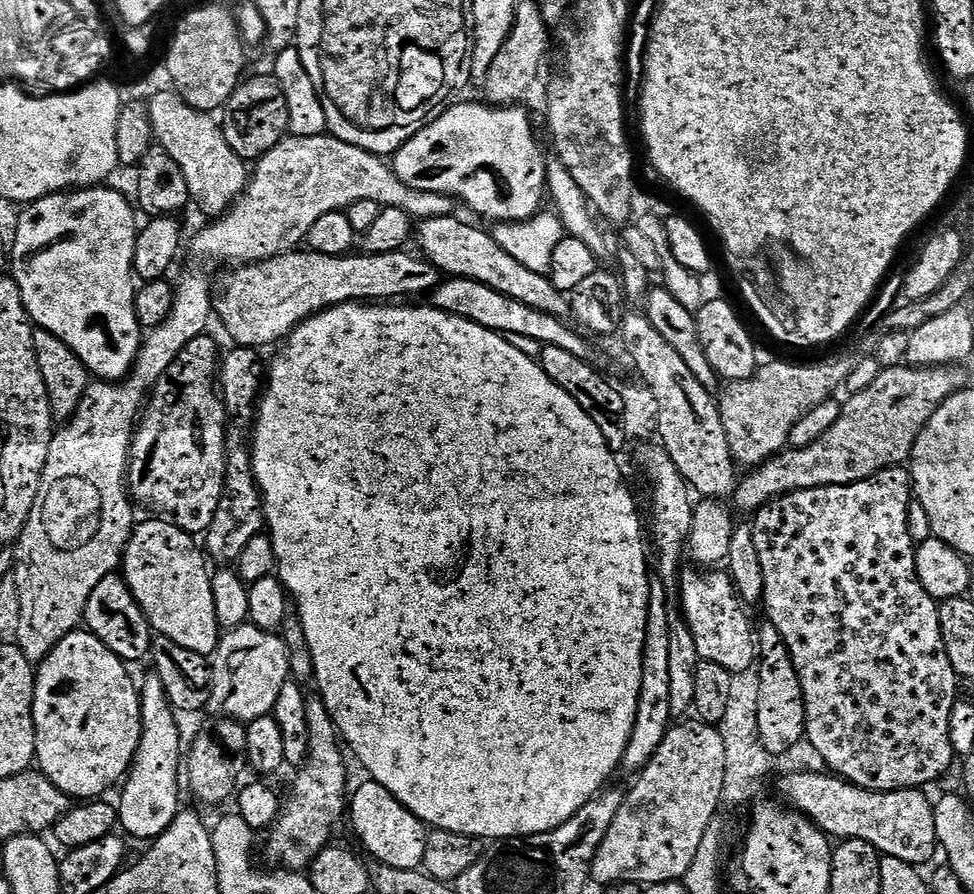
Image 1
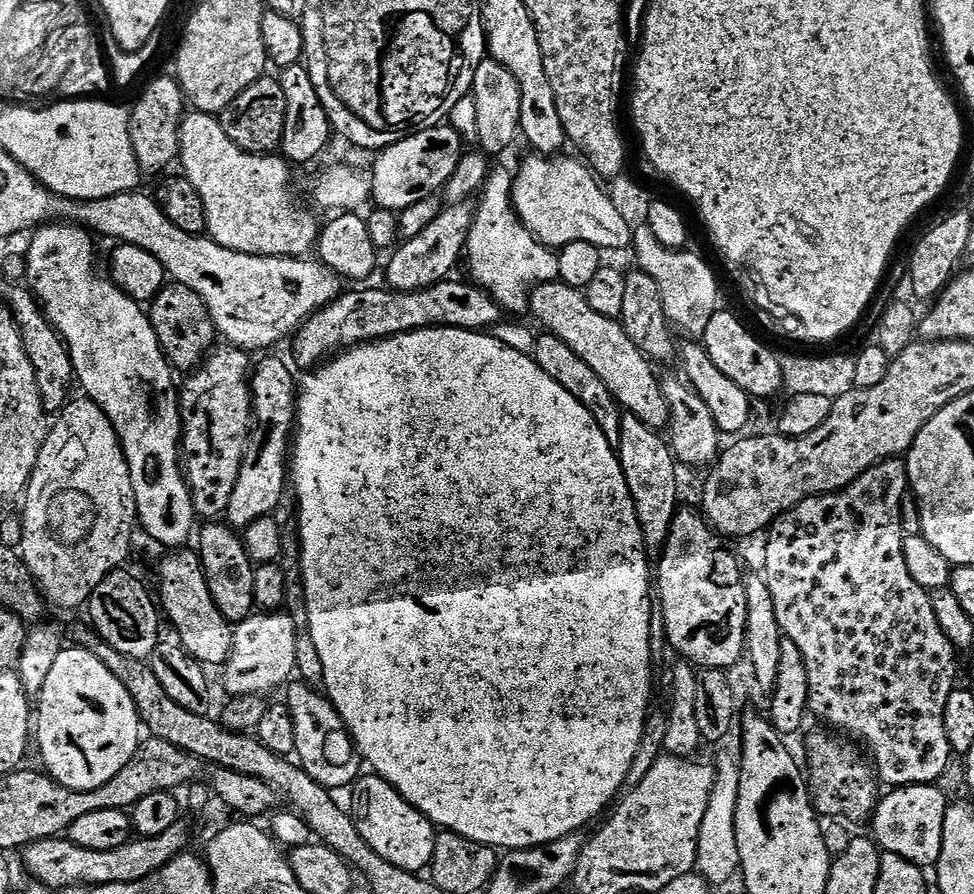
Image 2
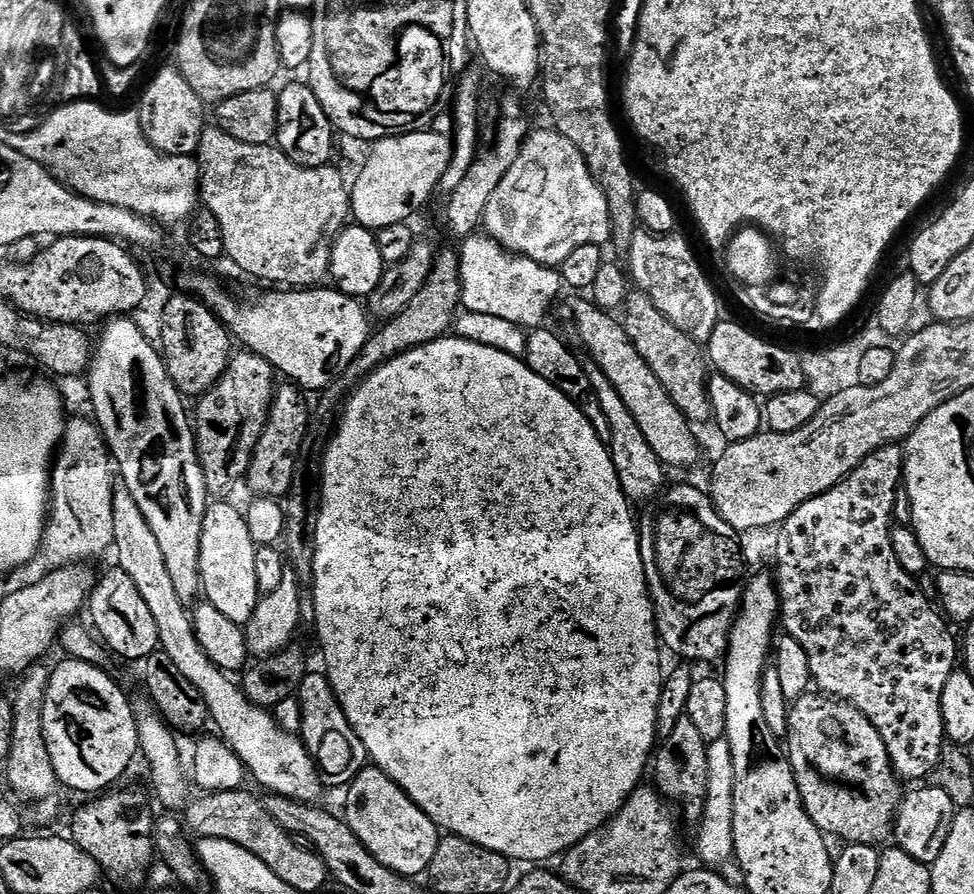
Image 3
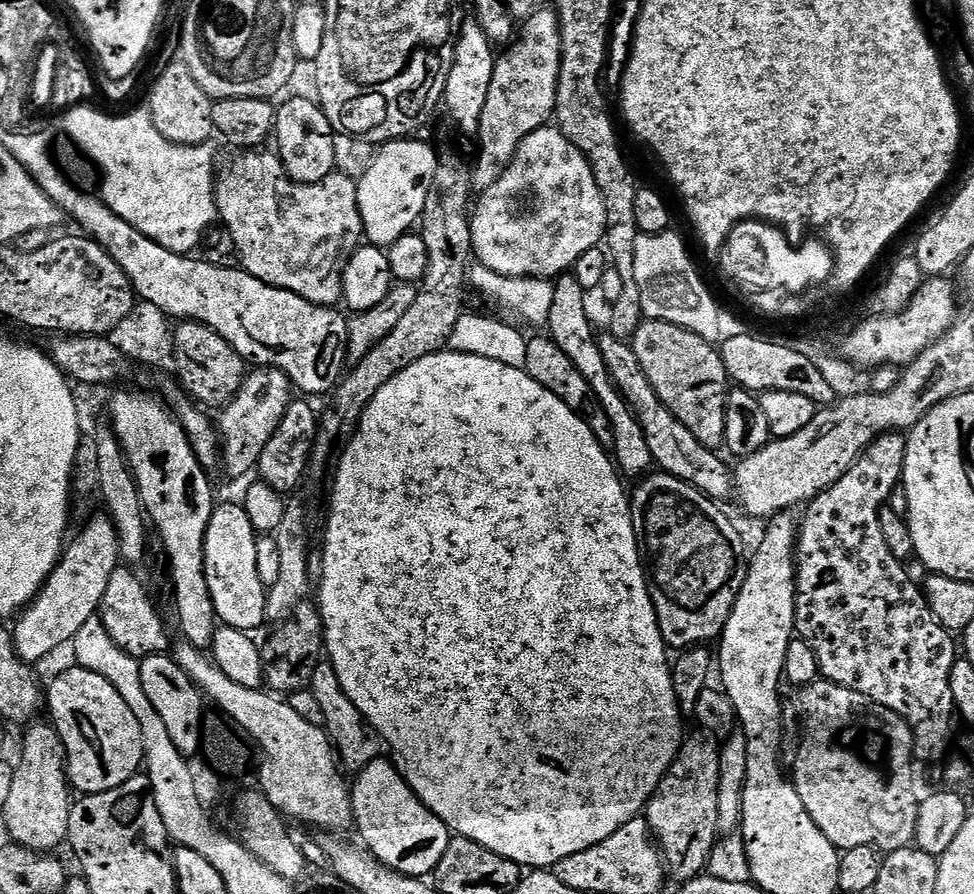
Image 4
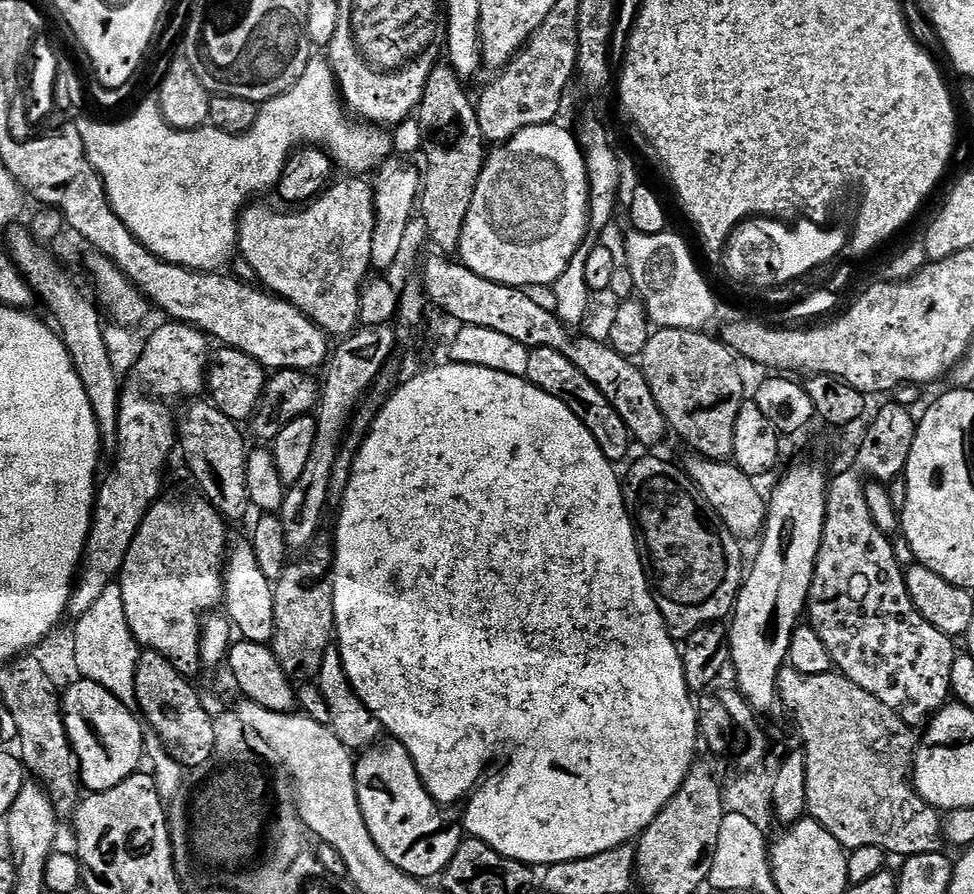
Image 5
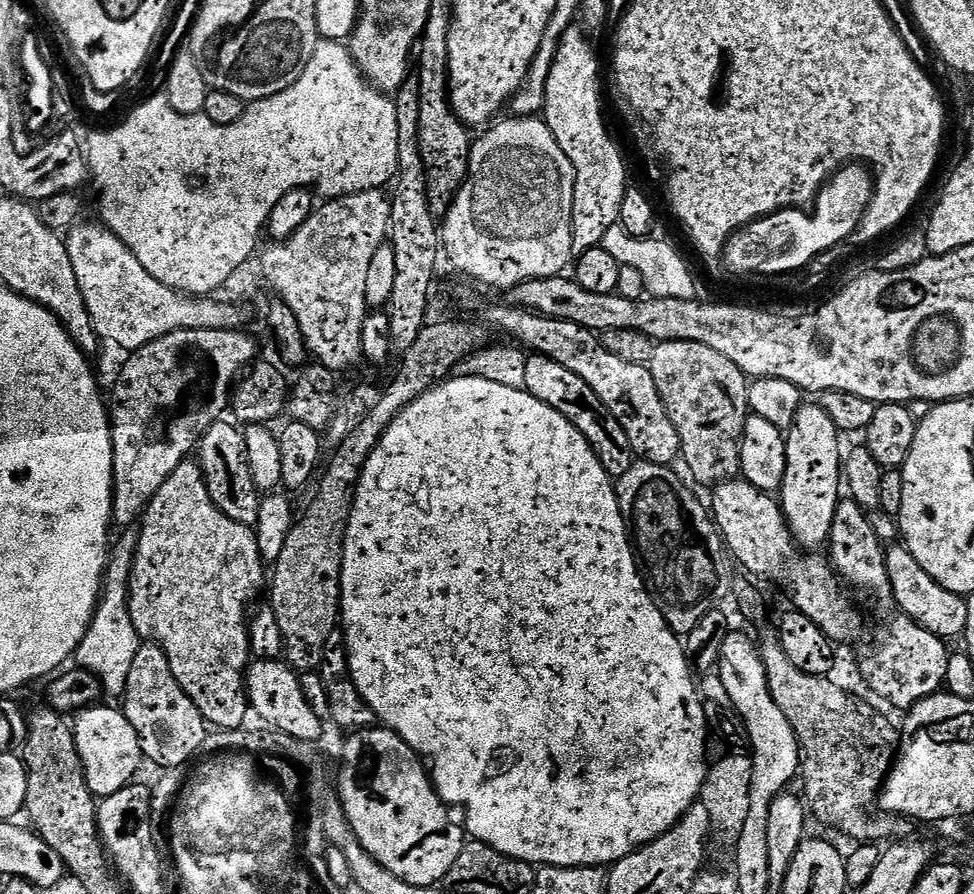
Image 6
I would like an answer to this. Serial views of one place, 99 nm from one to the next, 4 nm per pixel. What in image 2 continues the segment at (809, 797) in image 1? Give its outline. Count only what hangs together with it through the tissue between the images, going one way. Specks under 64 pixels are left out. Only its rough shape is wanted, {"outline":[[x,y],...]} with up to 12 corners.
{"outline":[[939,785],[883,795],[873,839],[923,868],[941,858],[949,799]]}

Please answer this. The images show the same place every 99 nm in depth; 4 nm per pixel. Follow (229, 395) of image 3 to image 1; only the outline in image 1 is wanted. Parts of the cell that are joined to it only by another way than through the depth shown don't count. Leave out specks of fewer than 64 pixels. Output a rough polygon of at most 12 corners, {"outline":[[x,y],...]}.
{"outline":[[194,338],[152,389],[126,483],[207,533],[226,482],[222,348]]}

